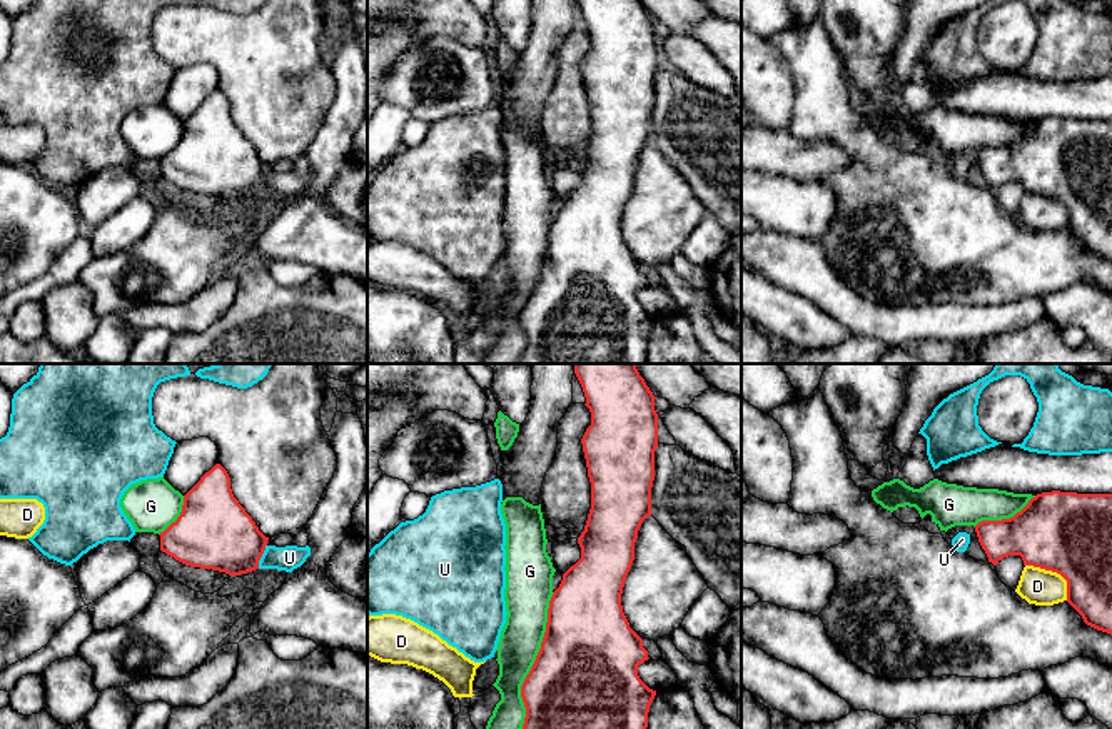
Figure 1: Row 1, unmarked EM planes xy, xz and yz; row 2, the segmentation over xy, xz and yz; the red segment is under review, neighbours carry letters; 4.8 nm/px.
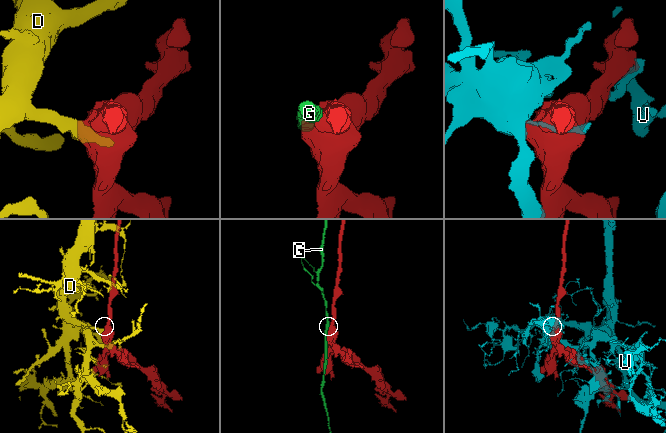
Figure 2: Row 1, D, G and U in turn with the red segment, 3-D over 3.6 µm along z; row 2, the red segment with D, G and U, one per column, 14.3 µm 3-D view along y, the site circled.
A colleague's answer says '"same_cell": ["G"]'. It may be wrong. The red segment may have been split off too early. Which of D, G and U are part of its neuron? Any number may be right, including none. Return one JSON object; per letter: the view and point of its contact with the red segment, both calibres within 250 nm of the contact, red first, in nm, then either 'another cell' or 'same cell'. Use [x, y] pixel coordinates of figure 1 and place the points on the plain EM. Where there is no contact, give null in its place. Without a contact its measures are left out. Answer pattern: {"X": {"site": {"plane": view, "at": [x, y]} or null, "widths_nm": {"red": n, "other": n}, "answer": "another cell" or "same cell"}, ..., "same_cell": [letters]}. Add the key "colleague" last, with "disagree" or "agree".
{"D": {"site": {"plane": "yz", "at": [1056, 197]}, "widths_nm": {"red": 400, "other": 180}, "answer": "another cell"}, "G": {"site": {"plane": "xz", "at": [533, 291]}, "widths_nm": {"red": 500, "other": 200}, "answer": "same cell"}, "U": {"site": {"plane": "xy", "at": [261, 182]}, "widths_nm": {"red": 360, "other": 120}, "answer": "another cell"}, "same_cell": ["G"], "colleague": "agree"}

